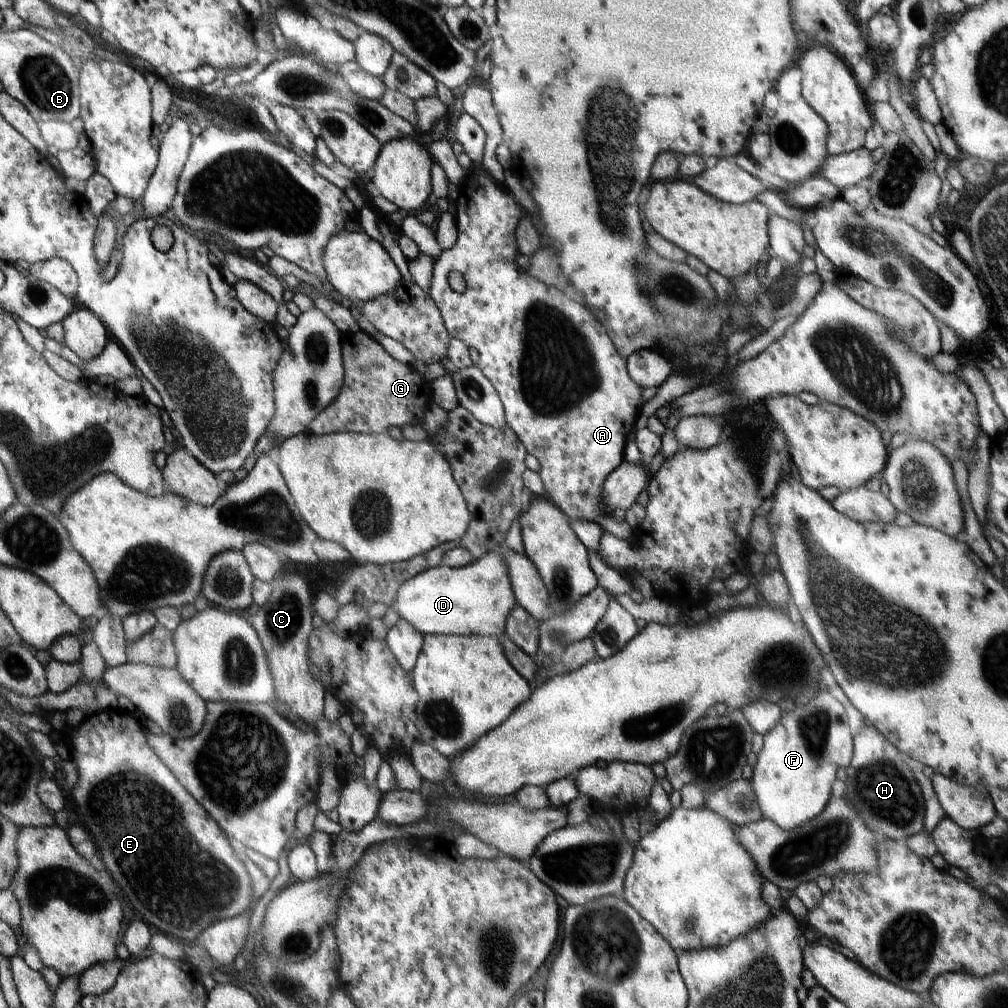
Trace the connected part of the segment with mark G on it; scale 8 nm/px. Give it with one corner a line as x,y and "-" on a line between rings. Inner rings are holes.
361,330
345,336
342,351
345,376
340,394
308,424
308,433
387,433
392,426
401,428
421,422
430,401
430,384
425,376
412,365
396,361
372,336

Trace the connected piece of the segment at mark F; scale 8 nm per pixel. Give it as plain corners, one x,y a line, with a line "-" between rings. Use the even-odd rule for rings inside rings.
823,688
806,706
798,706
792,712
783,712
780,724
764,736
764,748
757,755
758,761
750,784
756,796
756,804
762,819
772,820
780,830
792,832
796,828
816,819
826,808
828,800
838,786
836,774
850,764
853,754
853,736
847,724
847,715
840,702

